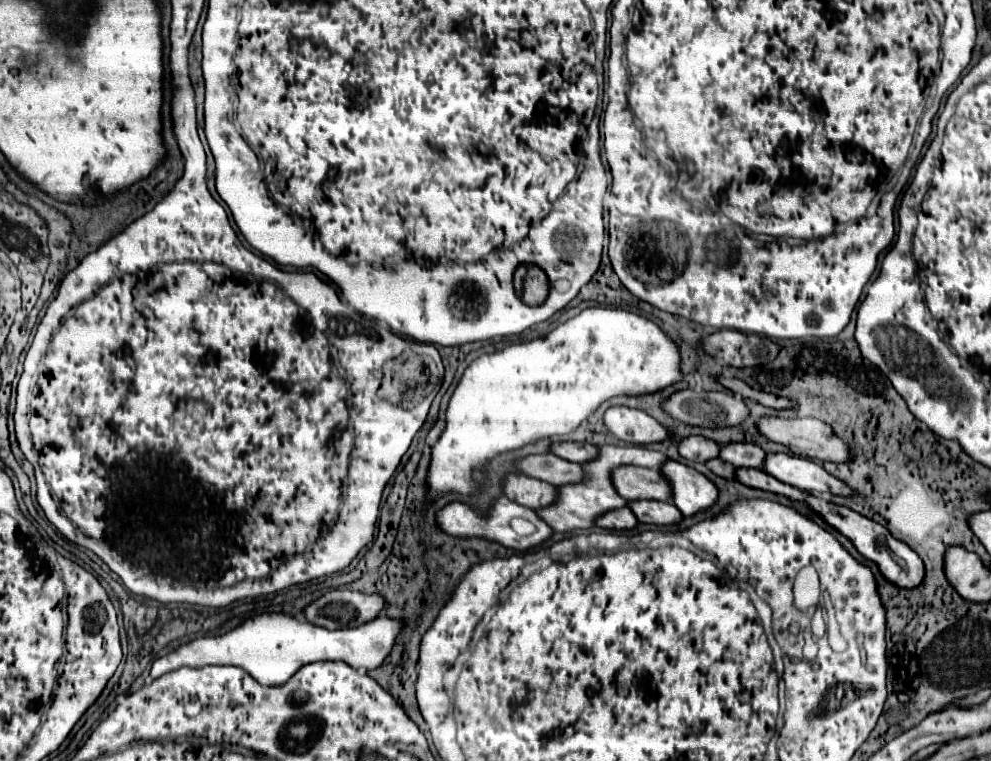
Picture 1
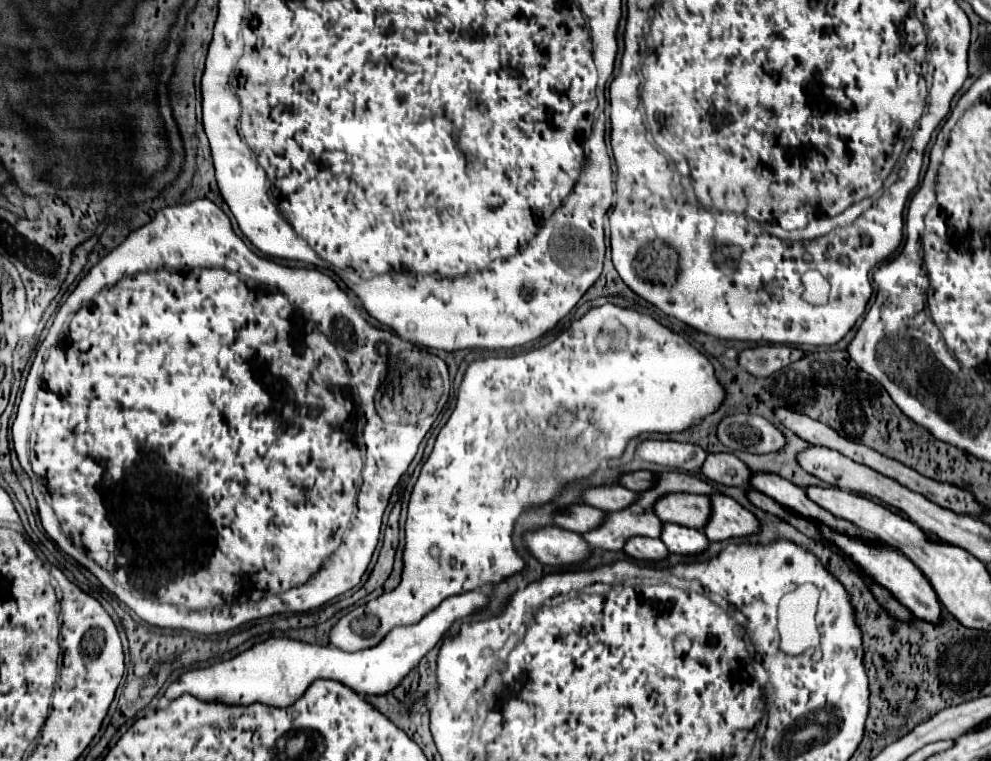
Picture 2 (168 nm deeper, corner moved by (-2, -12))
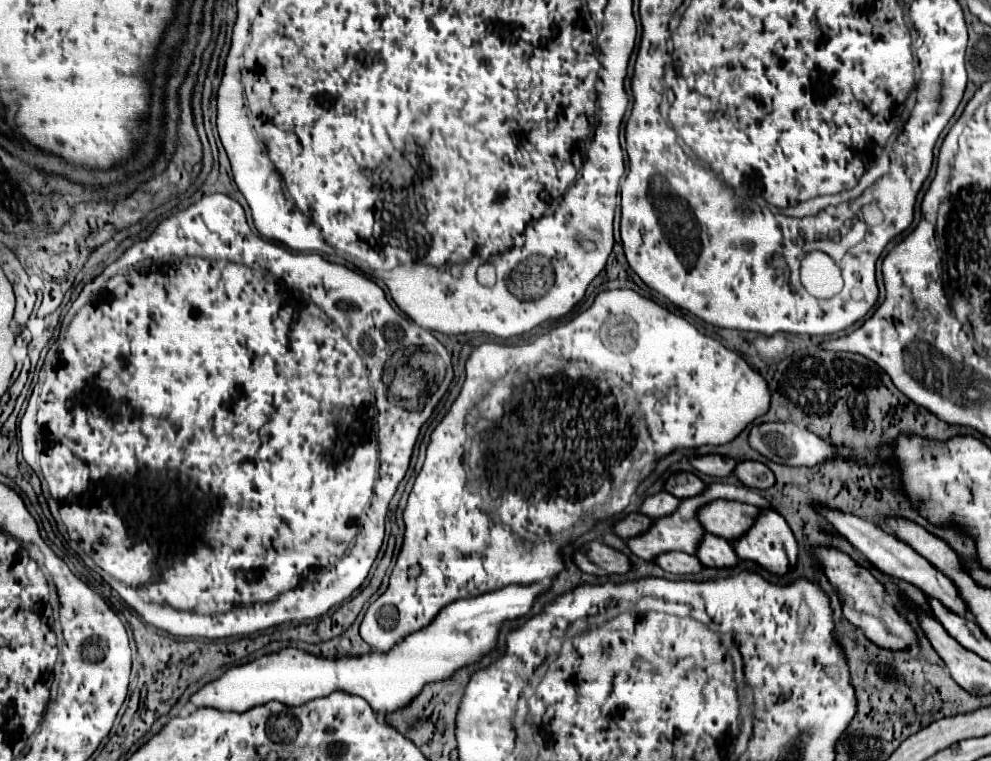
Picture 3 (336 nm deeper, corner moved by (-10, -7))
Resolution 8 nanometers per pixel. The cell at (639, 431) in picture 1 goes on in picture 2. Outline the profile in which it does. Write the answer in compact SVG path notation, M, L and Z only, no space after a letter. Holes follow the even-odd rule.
M655 439L641 443L637 455L645 461L679 471L699 471L707 459L707 453L697 445L679 441L655 441Z

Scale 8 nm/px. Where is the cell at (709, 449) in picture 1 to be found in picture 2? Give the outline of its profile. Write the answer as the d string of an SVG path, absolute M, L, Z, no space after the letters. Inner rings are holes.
M717 453L717 455L709 455L705 465L701 467L701 473L705 477L709 477L715 483L721 485L729 485L729 487L741 487L745 483L749 483L753 471L735 455L729 453Z

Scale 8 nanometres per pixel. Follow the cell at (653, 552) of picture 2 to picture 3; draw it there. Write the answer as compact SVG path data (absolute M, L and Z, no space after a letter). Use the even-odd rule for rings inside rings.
M665 552L655 558L655 564L659 564L663 570L673 574L695 574L701 570L701 562L685 552Z

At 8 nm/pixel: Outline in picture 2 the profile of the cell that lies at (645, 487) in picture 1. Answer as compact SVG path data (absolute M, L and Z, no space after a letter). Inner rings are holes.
M667 495L657 503L657 515L665 523L675 523L683 527L693 527L699 529L707 525L709 513L711 511L711 501L707 495Z

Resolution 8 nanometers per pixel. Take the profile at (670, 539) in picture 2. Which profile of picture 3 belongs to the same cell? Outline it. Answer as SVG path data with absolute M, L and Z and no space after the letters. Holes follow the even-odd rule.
M703 534L695 556L699 558L701 564L705 566L735 566L737 564L737 554L733 552L733 546L729 540L719 538L715 534Z

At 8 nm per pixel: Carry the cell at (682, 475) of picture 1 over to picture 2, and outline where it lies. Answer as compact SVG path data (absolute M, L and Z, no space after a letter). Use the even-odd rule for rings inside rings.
M711 495L711 503L713 513L707 527L703 529L709 541L725 541L759 533L759 519L751 511L743 509L735 499L727 495Z

